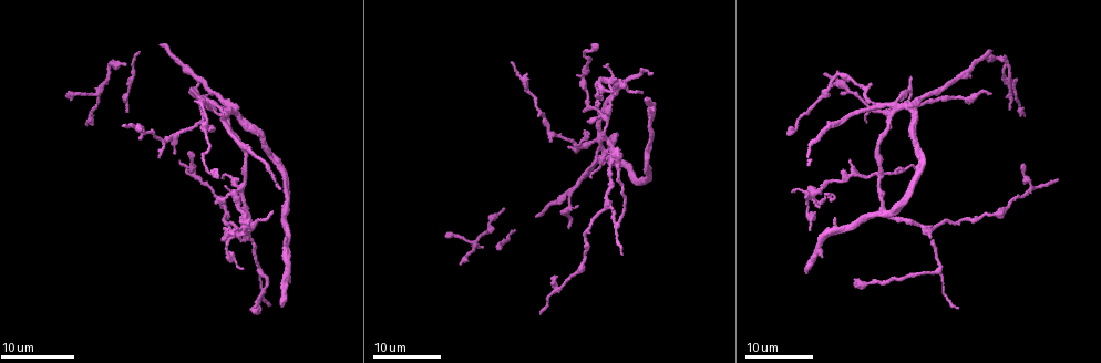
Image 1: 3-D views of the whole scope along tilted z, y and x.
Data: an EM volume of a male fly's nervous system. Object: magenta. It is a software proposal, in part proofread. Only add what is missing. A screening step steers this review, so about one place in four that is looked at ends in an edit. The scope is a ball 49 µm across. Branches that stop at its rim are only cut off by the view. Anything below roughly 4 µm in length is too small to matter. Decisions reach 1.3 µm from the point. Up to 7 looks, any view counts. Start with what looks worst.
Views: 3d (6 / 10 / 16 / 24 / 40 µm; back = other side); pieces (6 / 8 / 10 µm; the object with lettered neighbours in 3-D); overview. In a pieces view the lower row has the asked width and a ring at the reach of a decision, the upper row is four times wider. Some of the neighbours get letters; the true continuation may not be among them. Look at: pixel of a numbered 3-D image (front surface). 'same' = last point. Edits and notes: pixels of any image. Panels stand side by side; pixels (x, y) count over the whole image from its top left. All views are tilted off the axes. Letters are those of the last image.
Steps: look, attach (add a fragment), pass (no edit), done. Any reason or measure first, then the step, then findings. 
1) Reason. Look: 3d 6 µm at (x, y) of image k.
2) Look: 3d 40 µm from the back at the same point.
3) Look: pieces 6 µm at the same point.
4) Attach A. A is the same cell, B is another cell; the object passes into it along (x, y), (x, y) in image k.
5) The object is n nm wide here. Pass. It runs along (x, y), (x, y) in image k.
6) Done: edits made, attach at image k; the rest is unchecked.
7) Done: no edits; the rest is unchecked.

Thin end. Look: 3d 24 µm at (1010, 109) of image 1.

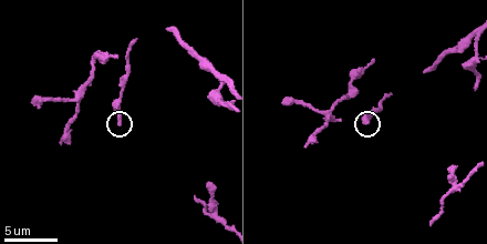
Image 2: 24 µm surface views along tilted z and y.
Look: pieces 8 µm at (121, 121) of image 2.

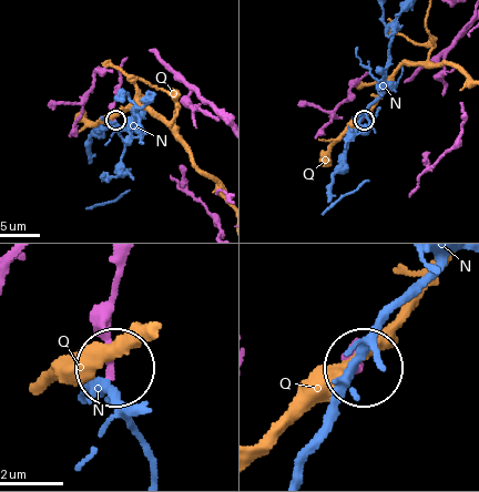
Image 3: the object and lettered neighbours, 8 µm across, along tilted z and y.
The object is 190 nm wide here. Pass. N and Q are other cells; none of them fits.

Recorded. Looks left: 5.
End of a long branch. Look: pieces 8 µm at (196, 196) of image 2.

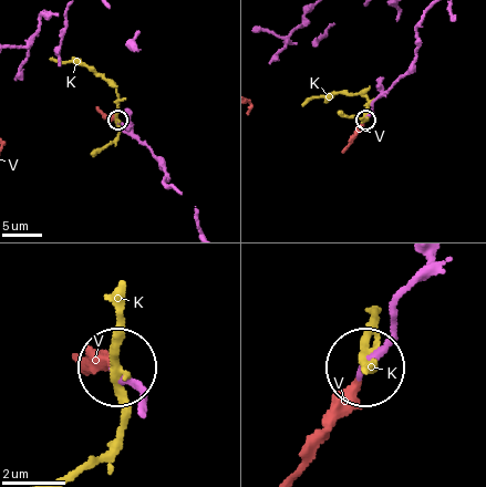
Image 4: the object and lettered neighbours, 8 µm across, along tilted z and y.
The object is 170 nm wide here. Attach V. V is the same cell, K is another cell; it goes on there.

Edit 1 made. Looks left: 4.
See it whole again. Look: overview.

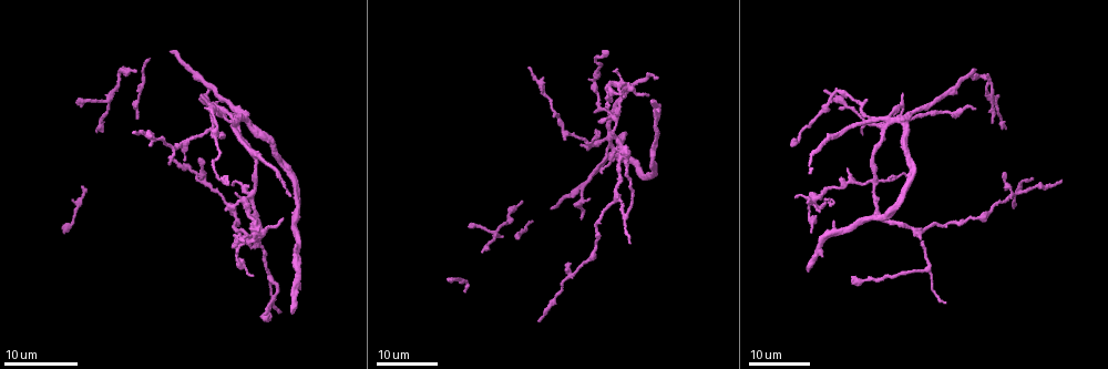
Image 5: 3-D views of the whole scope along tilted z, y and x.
Tapers out. Look: 3d 24 µm at (972, 106) of image 5.

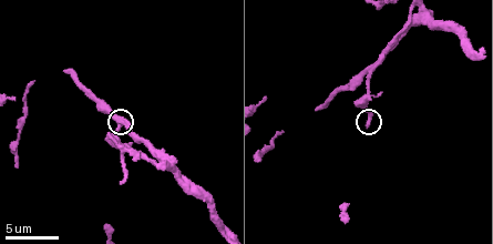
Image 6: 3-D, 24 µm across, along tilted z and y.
Look: pieces 6 µm at (367, 127) of image 6.

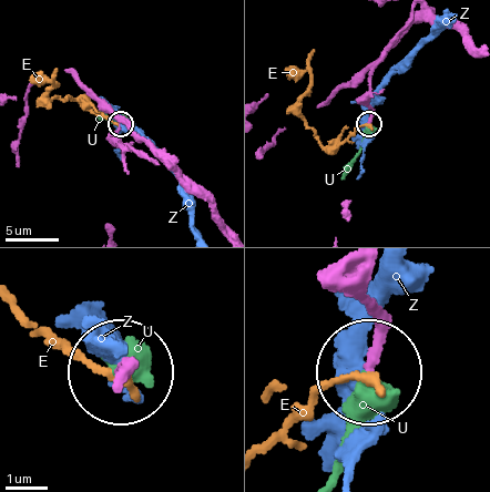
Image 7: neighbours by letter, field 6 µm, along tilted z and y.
The object is 170 nm wide here. Attach U. U is the same cell, E and Z are other cells; the neuron continues.

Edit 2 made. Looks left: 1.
Done: edits made, attach at image 4, attach at image 7; the rest is unchecked.

